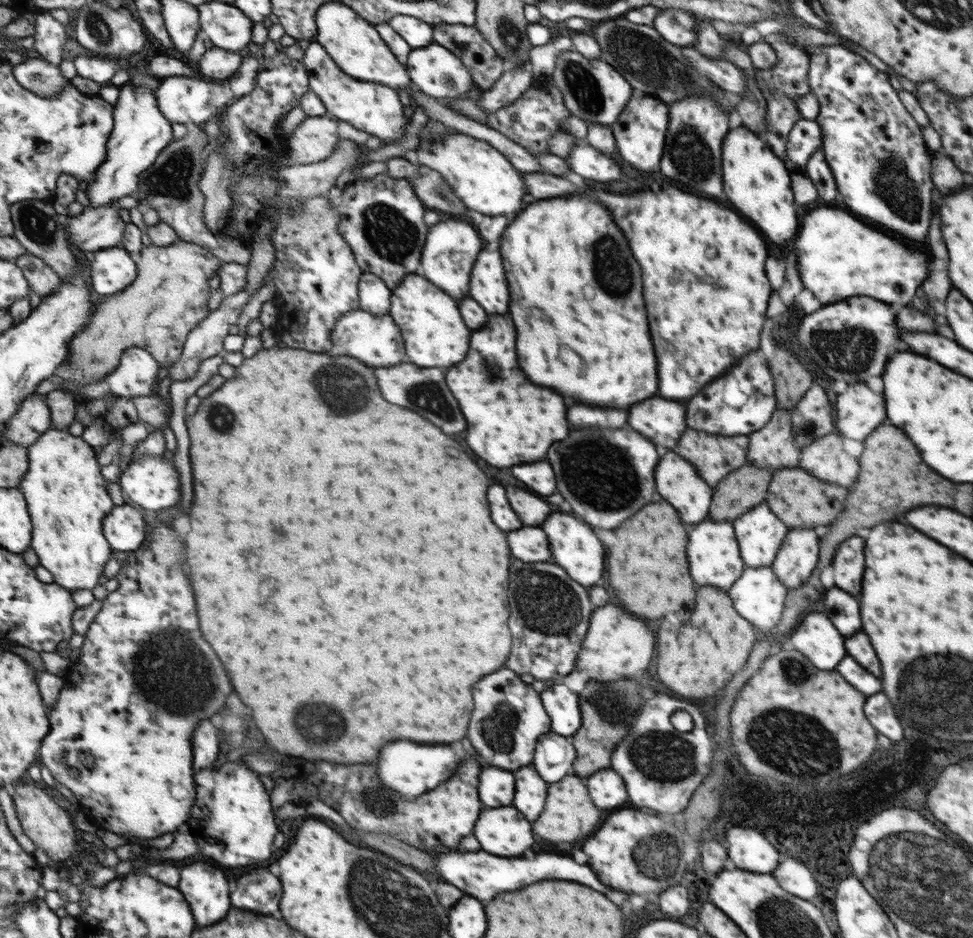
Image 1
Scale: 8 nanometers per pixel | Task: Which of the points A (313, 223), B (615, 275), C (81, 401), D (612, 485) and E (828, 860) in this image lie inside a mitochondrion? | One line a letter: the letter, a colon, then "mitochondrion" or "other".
A: mitochondrion
B: mitochondrion
C: other
D: mitochondrion
E: other

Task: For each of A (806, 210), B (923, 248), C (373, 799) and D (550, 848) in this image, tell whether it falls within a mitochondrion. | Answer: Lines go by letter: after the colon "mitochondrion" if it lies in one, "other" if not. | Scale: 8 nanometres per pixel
A: other
B: other
C: mitochondrion
D: other

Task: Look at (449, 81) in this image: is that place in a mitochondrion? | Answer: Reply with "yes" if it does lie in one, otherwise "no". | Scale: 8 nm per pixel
yes

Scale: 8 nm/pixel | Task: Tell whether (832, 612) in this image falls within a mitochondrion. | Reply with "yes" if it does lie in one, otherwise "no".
no

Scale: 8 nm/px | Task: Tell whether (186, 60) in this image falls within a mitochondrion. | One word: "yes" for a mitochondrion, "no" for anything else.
no

